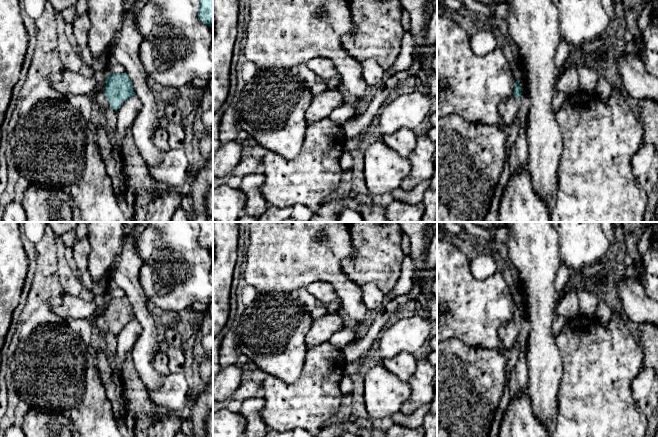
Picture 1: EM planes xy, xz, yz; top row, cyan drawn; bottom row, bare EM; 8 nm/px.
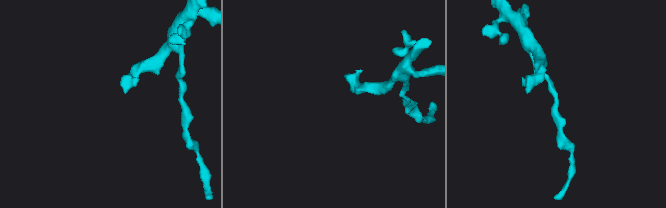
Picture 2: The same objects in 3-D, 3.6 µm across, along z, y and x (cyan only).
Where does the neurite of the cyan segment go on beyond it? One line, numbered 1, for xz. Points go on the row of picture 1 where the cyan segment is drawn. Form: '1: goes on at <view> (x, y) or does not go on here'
1: does not go on here

